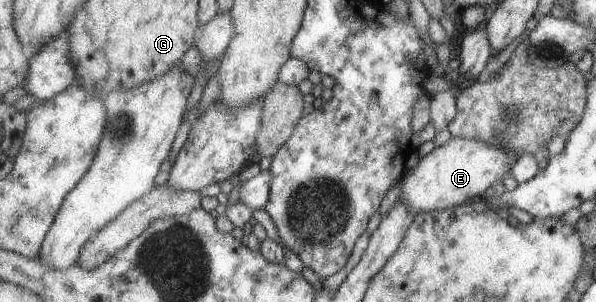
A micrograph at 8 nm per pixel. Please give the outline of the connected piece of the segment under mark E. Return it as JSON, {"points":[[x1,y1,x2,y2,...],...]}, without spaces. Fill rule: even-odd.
{"points":[[451,136,449,141,435,147,418,161,401,183,399,198,403,203,409,203,416,215,443,211,448,207,484,198,484,193,495,183,513,175,512,168,519,158,517,153,499,149,485,141]]}

